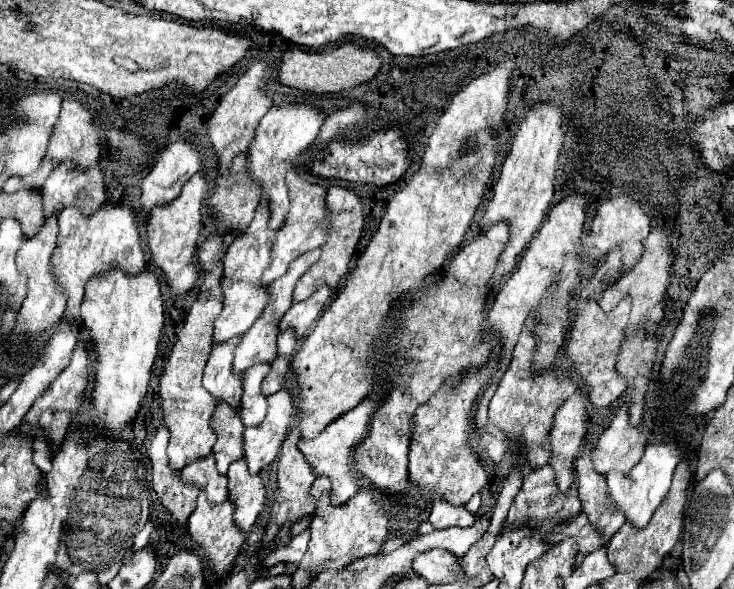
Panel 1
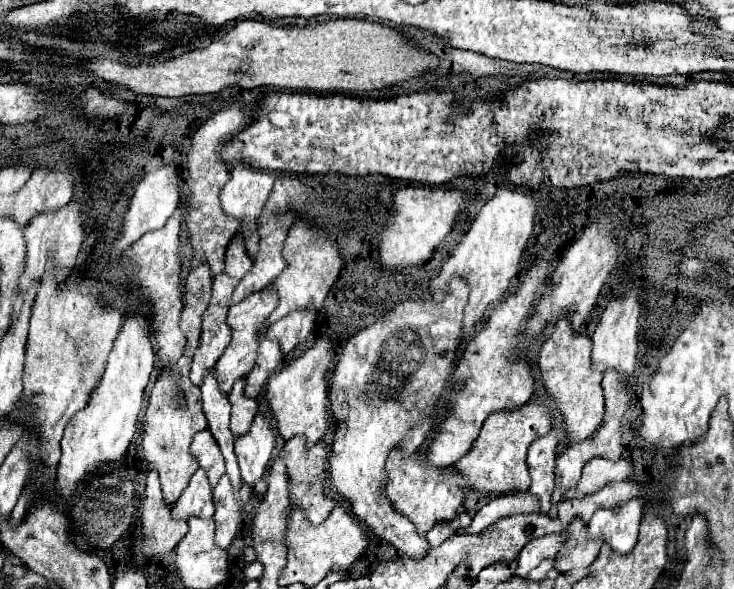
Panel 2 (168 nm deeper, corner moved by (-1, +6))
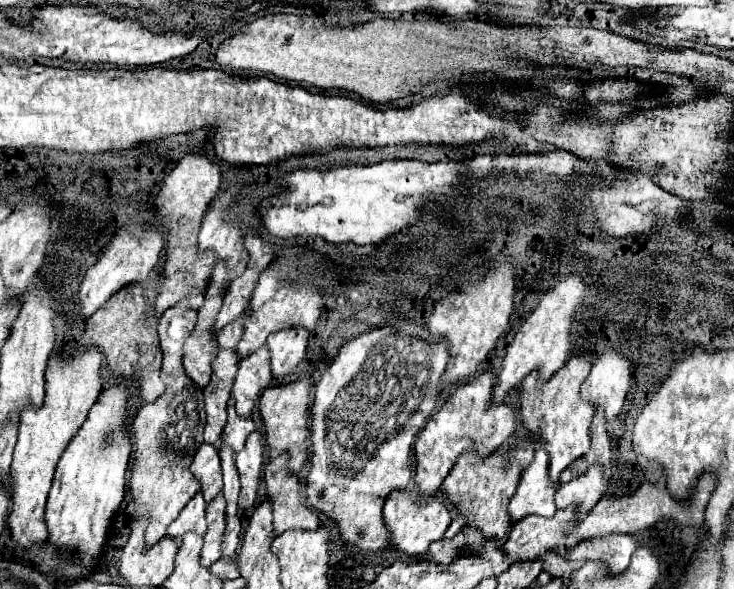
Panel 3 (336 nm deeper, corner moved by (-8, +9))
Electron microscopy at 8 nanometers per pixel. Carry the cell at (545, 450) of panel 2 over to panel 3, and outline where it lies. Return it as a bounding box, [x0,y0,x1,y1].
[508,447,556,521]

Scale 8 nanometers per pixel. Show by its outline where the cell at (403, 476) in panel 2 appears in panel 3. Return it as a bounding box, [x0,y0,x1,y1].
[384,489,452,555]

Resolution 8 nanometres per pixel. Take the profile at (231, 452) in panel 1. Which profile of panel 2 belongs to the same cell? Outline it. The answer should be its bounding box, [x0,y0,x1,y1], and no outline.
[189,428,225,486]

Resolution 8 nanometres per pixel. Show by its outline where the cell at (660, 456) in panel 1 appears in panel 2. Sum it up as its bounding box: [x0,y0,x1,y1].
[587,500,643,554]

